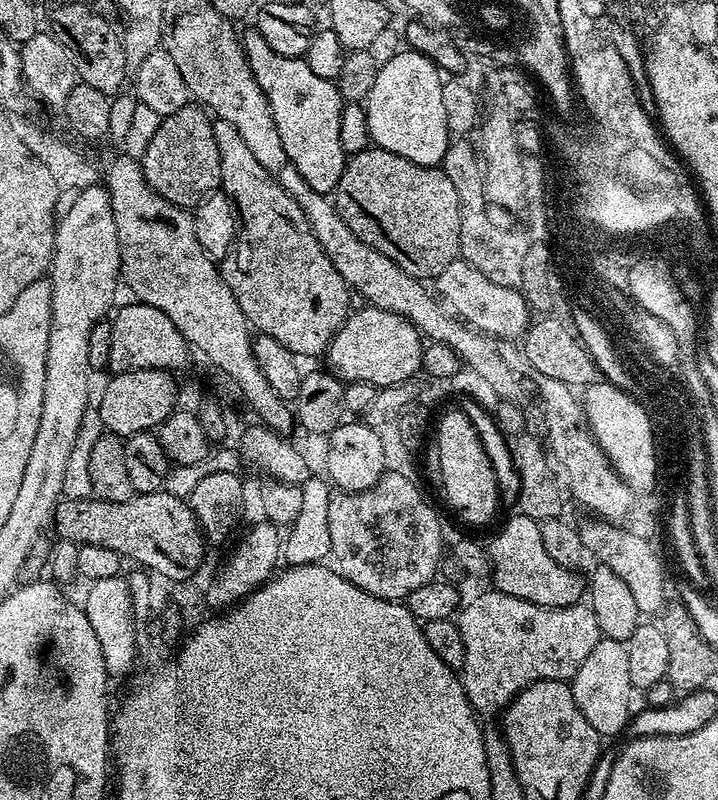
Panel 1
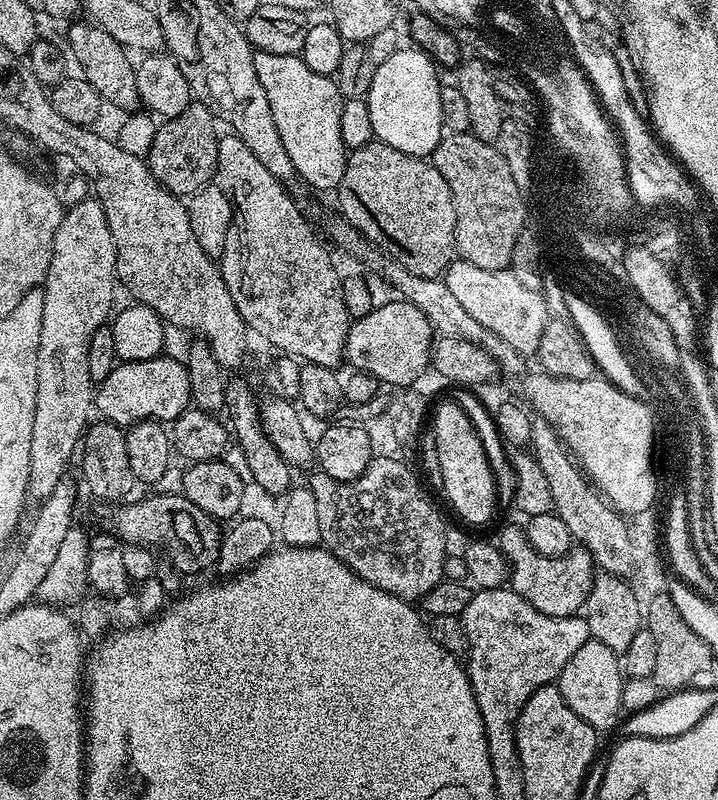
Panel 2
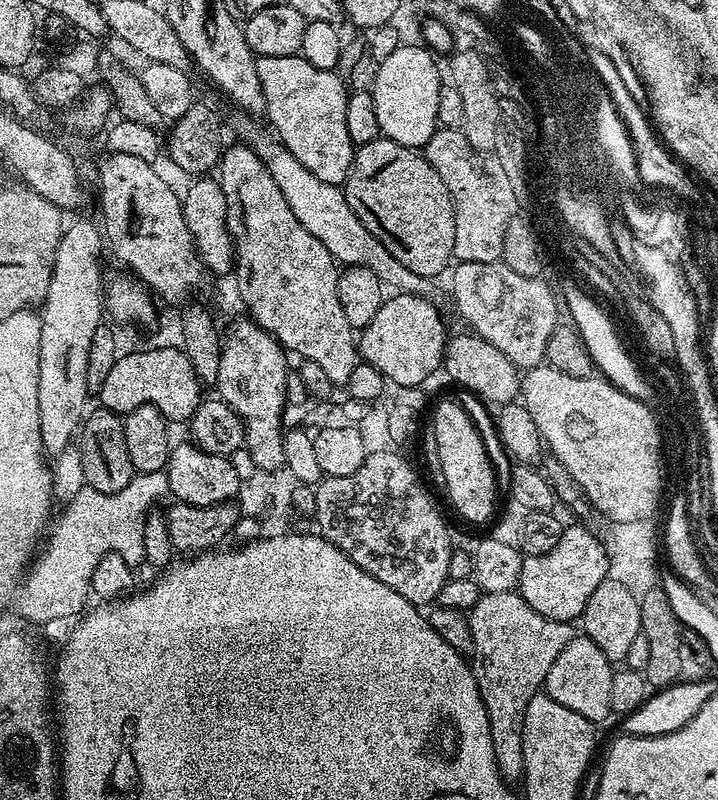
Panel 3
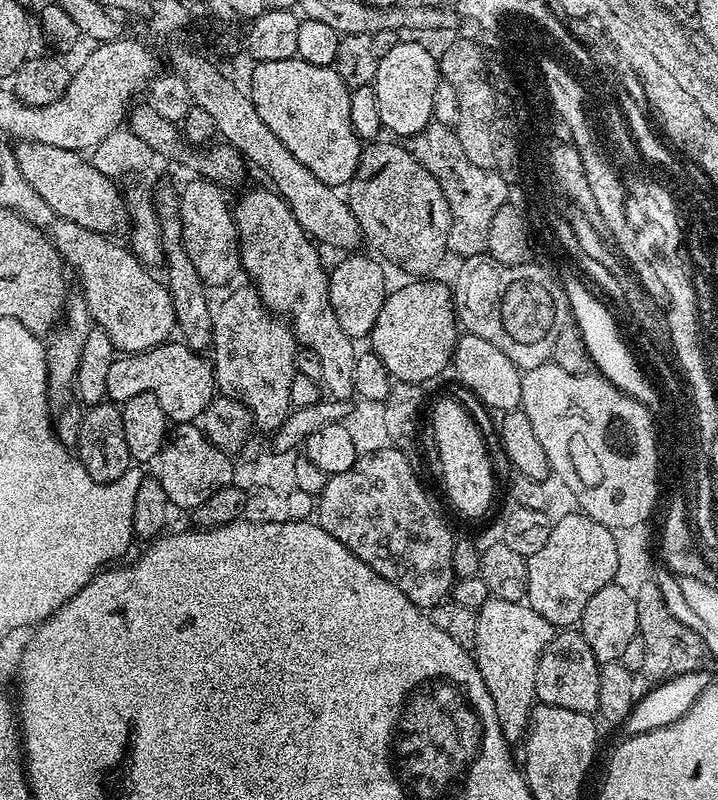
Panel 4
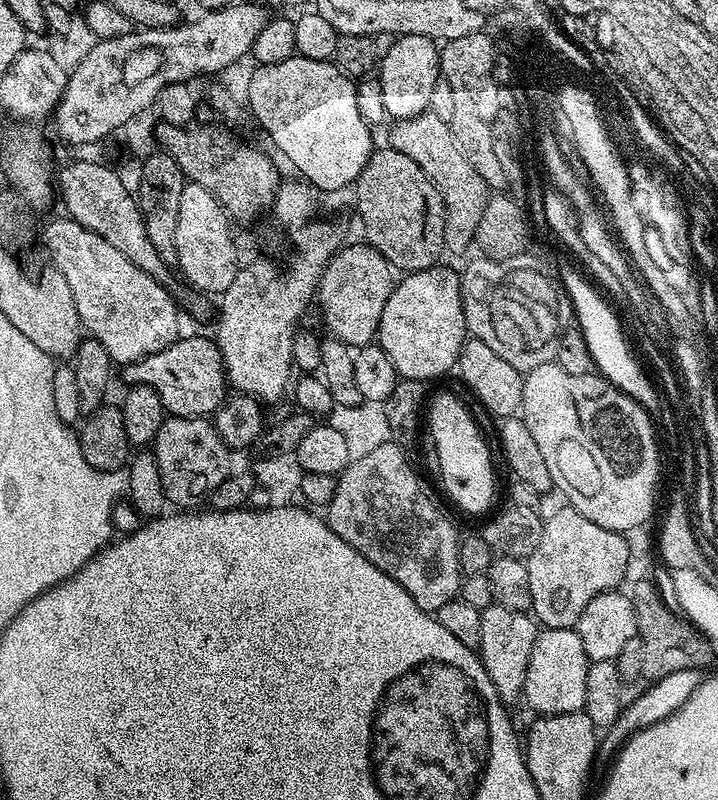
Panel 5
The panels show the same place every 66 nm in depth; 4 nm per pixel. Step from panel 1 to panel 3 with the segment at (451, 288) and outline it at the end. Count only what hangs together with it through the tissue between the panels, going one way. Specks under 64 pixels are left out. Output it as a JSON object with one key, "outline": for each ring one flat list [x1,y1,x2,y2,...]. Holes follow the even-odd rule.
{"outline":[[486,262,457,263,455,267,451,269,452,300,456,303,461,318,469,324,465,325,475,335,490,342,490,346,498,346,498,350,502,350,502,354,506,354,506,358,510,358,510,362,514,362,517,369,527,370,535,368,536,365,543,365,546,342,550,342,550,334,554,334,555,330,552,322,561,323,562,320,562,308,554,304,554,299,548,295,548,290,543,284,513,276,512,272,504,271,504,268,495,268]]}

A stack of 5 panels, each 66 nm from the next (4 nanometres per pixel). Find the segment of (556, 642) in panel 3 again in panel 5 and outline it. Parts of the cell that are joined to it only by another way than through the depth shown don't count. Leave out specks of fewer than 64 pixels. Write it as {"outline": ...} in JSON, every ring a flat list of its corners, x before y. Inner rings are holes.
{"outline":[[492,603,481,612,482,638,478,655,484,664,486,674,490,674,490,682,494,682,494,690,498,690,498,698,505,706,520,704,524,695,526,670,530,662,530,654,534,650,534,642,538,635,538,624,528,612,515,612,506,606]]}

